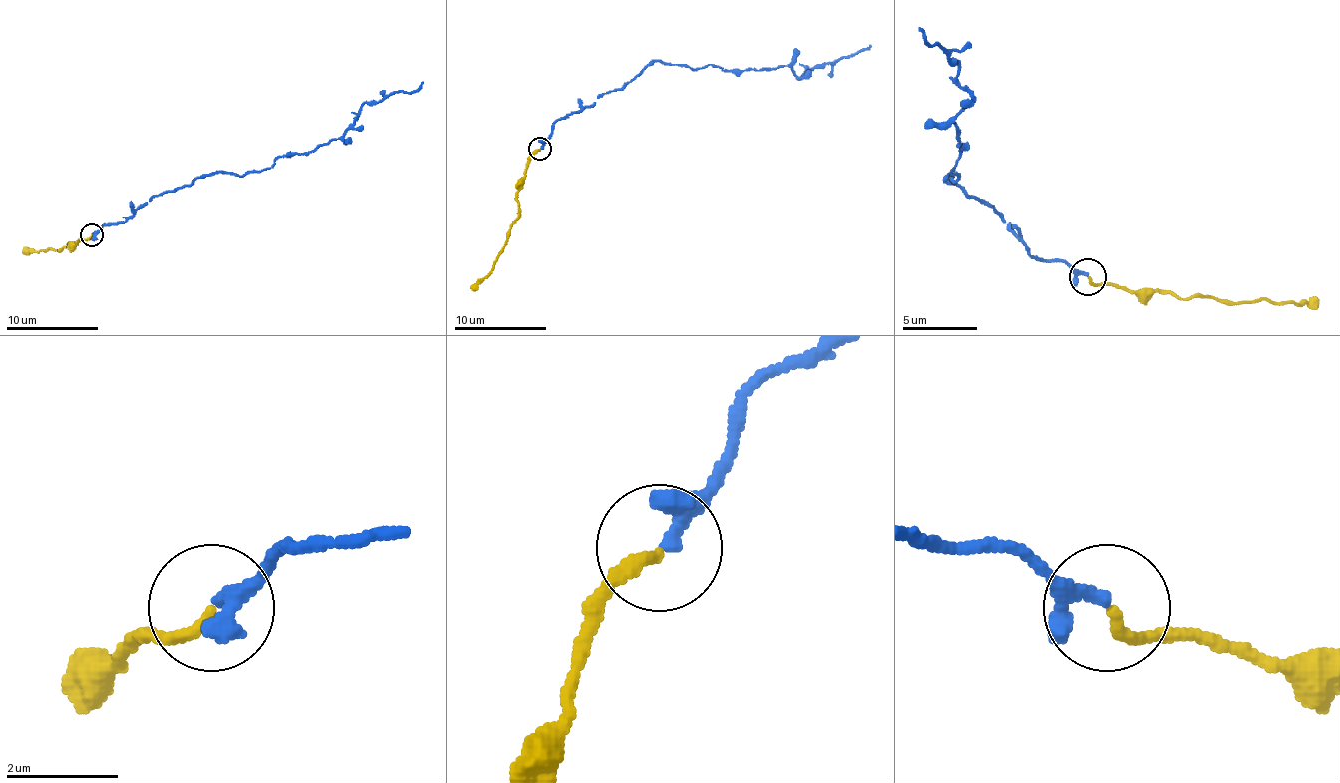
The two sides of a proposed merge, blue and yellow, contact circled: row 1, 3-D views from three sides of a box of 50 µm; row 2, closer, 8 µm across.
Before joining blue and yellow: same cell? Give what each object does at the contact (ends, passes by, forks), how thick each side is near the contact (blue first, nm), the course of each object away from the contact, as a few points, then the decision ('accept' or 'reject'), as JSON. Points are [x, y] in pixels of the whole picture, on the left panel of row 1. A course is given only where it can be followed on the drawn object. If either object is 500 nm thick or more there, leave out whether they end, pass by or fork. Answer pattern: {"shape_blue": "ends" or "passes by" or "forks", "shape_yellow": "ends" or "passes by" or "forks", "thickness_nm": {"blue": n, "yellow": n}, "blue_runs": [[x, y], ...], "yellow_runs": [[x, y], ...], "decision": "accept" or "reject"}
{"shape_blue": "passes by", "shape_yellow": "ends", "thickness_nm": {"blue": 190, "yellow": 220}, "blue_runs": [[92, 235], [208, 175], [265, 170], [279, 157], [309, 154], [337, 140], [364, 104], [410, 92], [422, 80]], "yellow_runs": [[92, 235], [69, 246], [25, 249]], "decision": "accept"}

